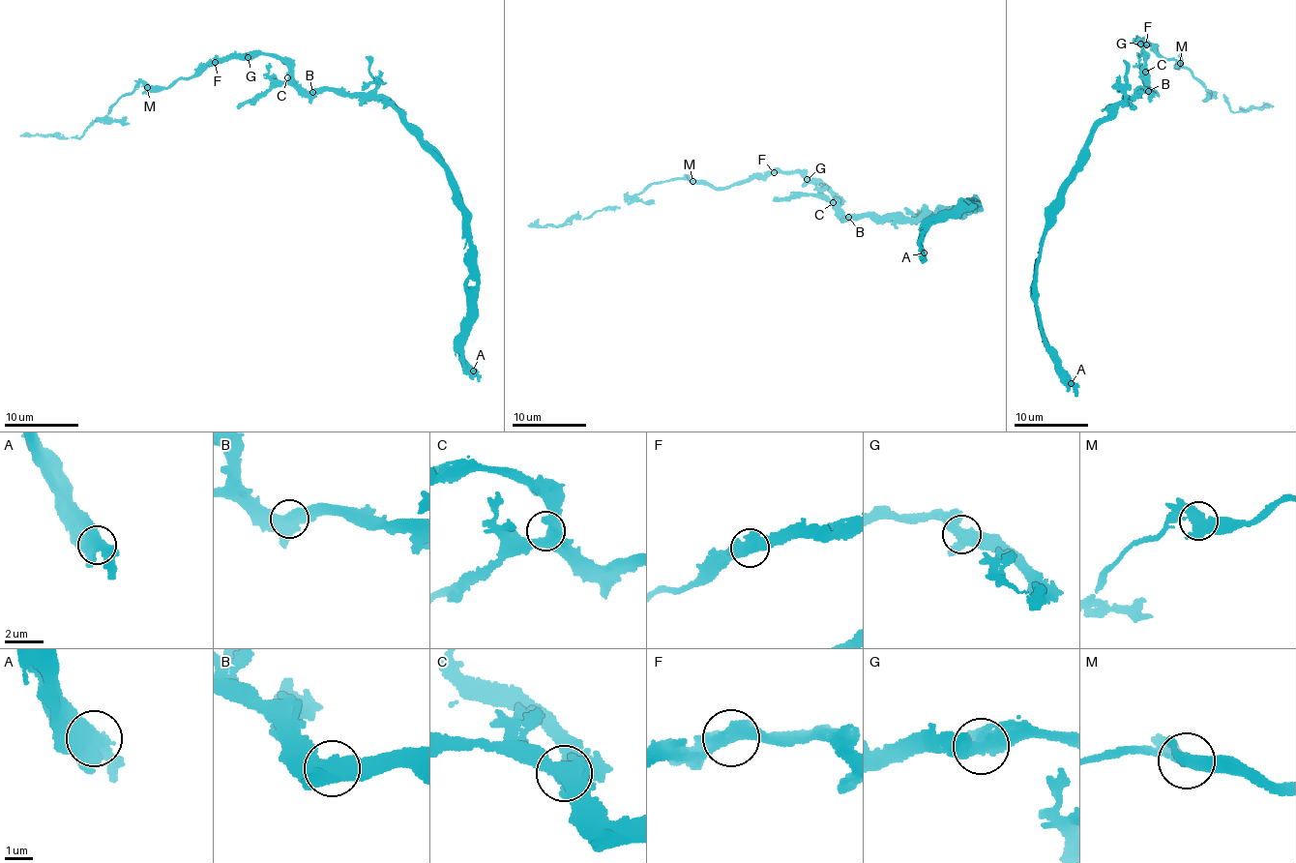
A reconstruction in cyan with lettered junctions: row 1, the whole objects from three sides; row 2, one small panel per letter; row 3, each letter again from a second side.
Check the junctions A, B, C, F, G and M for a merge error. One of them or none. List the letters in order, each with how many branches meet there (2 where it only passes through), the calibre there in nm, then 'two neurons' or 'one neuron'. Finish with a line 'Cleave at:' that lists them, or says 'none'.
A: 3 branches meet; 500 nm thick; one neuron
B: 3 branches meet; 500 nm thick; one neuron
C: 3 branches meet; 550 nm thick; one neuron
F: 2 branches meet; 550 nm thick; one neuron
G: 3 branches meet; 480 nm thick; one neuron
M: 3 branches meet; 400 nm thick; one neuron
Cleave at: none

